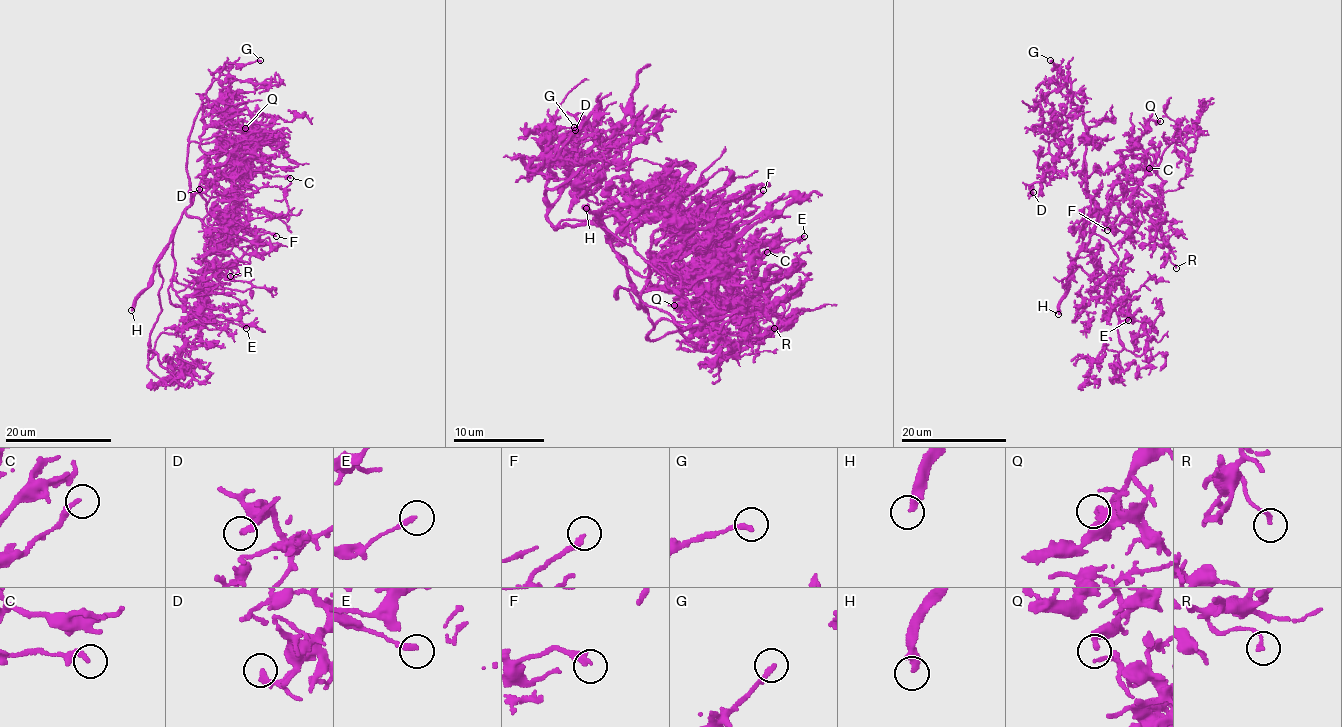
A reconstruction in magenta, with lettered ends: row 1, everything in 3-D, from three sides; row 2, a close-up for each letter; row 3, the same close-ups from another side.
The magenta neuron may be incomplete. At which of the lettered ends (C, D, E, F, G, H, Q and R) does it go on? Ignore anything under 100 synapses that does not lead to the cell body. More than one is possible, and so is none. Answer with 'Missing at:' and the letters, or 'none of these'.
Missing at: H

